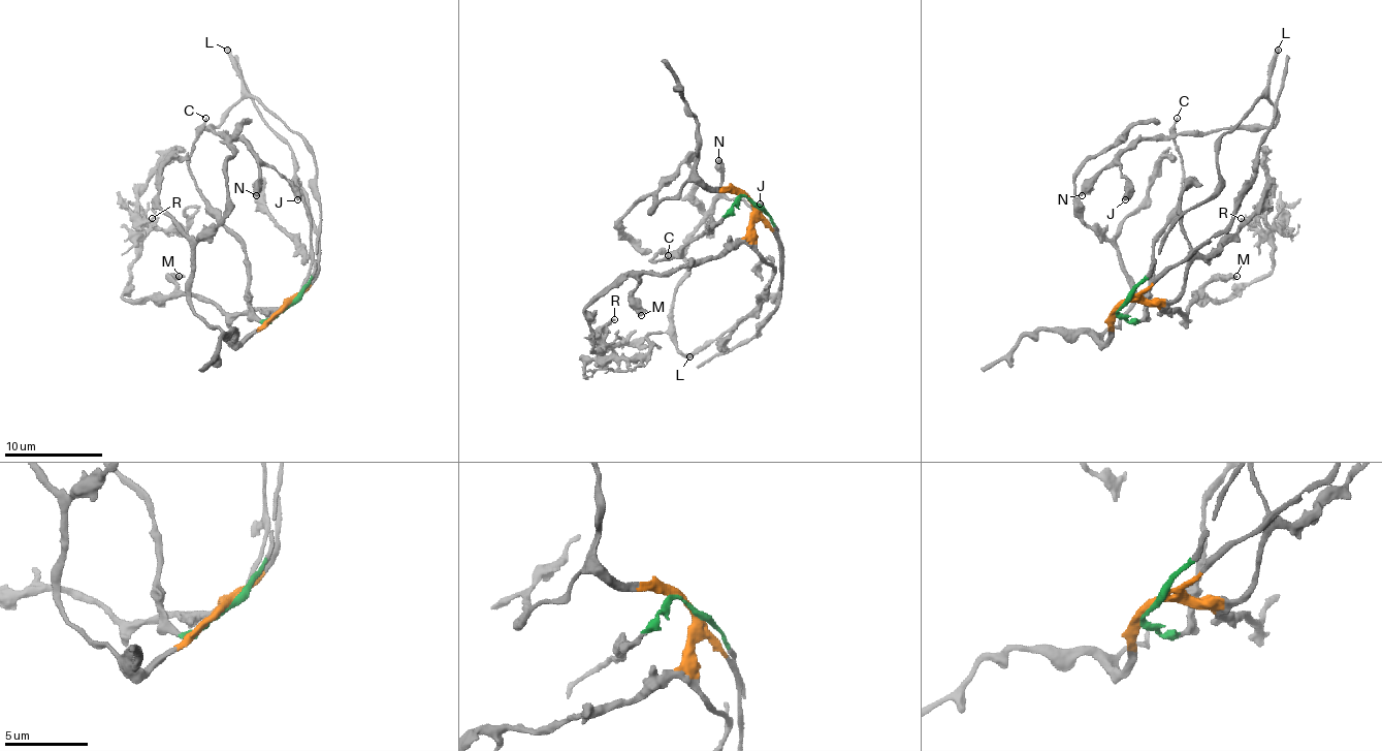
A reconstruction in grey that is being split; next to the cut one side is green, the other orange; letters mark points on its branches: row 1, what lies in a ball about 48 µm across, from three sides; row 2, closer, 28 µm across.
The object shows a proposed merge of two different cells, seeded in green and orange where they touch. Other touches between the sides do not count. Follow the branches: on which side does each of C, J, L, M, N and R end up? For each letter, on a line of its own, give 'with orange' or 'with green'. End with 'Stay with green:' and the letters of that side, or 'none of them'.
C: with green
J: with green
L: with green
M: with orange
N: with green
R: with orange
Stay with green: C, J, L, N

